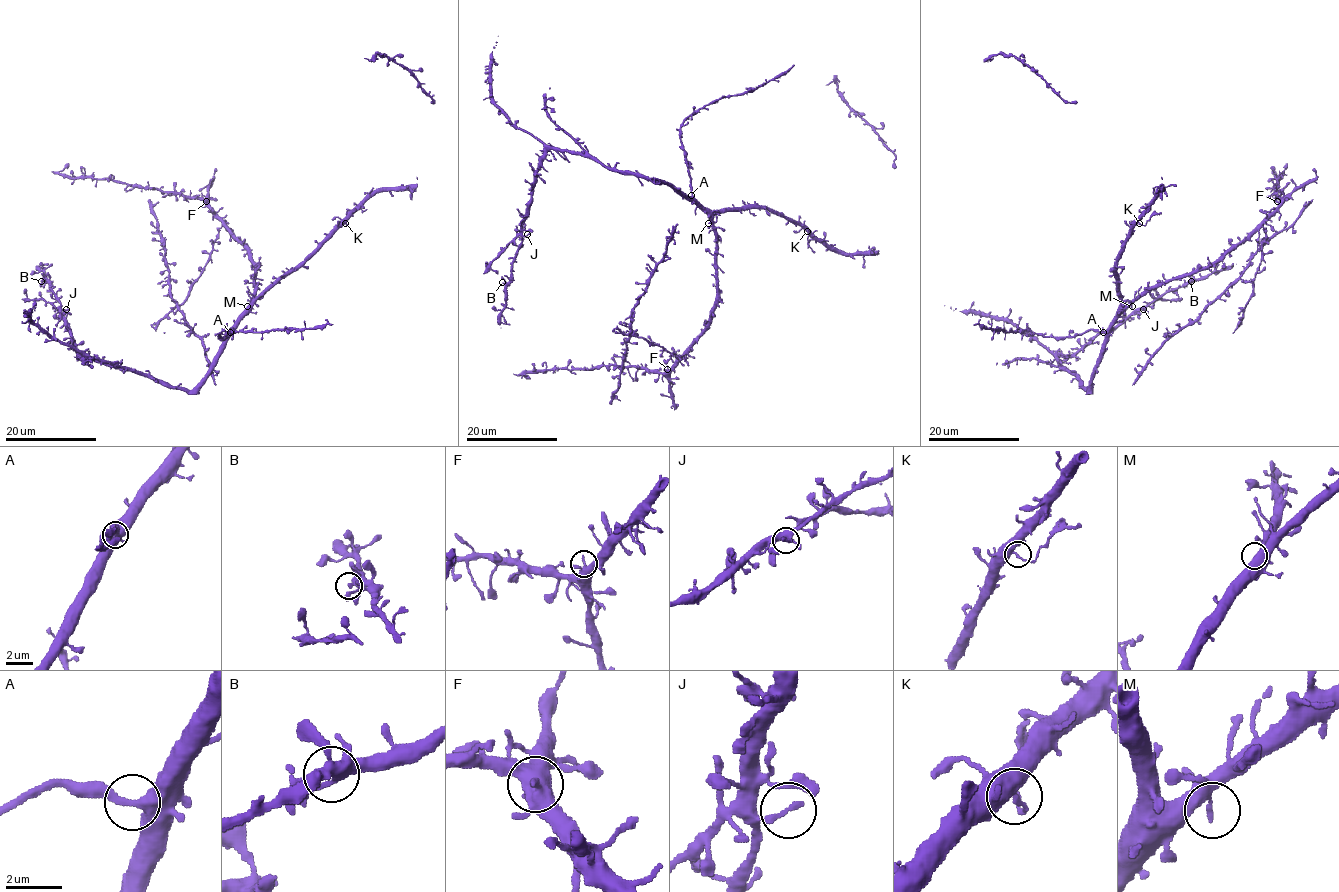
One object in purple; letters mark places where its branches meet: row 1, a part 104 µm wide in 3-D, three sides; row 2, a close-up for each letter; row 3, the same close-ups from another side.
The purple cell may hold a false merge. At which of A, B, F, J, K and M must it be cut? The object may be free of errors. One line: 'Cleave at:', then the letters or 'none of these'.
Cleave at: K

